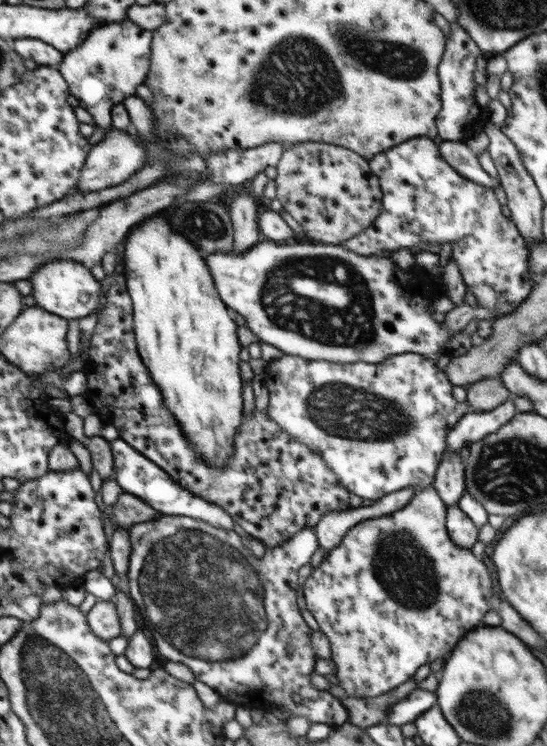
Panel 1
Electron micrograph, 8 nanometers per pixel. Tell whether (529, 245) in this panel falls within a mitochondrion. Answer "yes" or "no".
no

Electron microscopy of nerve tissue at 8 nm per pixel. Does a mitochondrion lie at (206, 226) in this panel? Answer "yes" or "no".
yes

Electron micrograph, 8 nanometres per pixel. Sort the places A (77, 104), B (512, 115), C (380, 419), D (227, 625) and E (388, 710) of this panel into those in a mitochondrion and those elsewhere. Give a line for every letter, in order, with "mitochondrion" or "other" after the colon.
A: other
B: other
C: mitochondrion
D: mitochondrion
E: other

